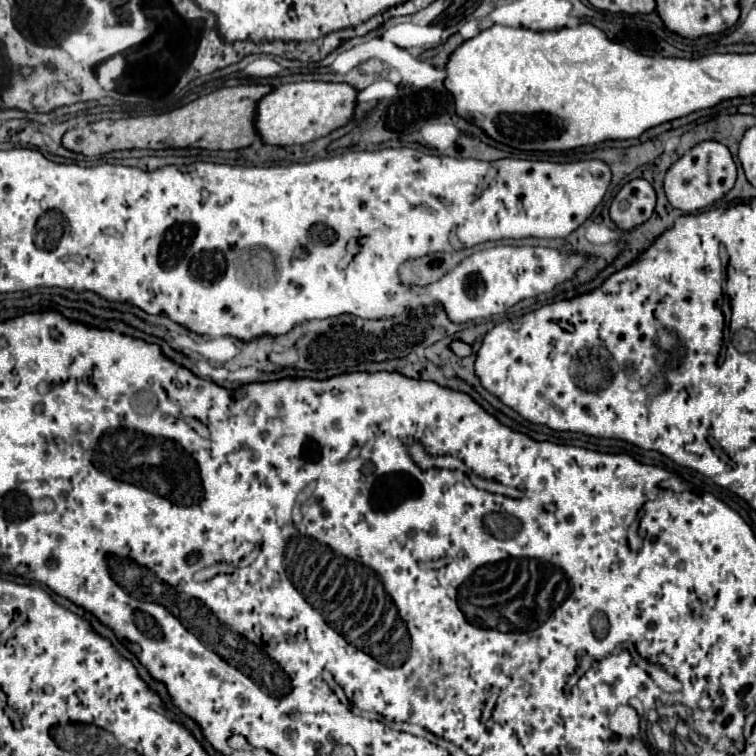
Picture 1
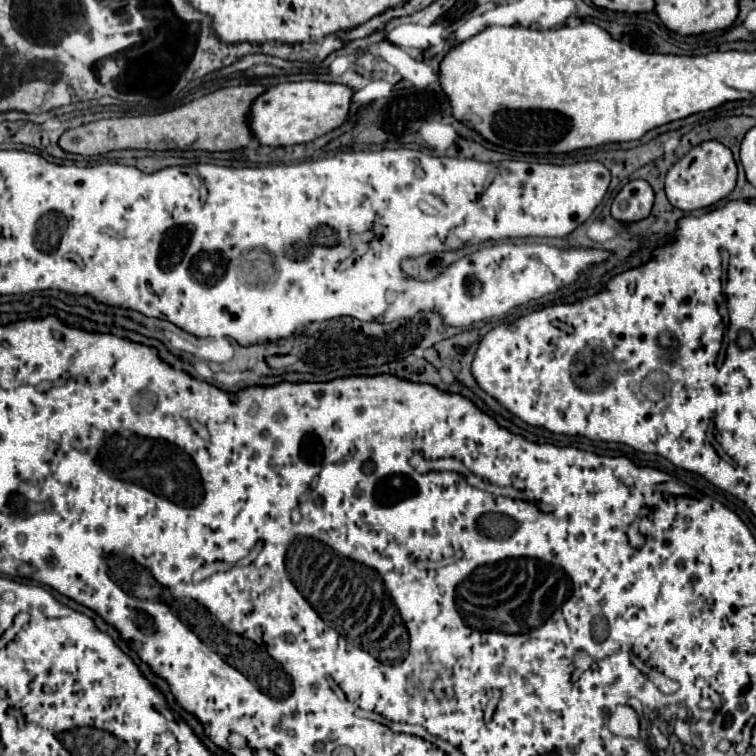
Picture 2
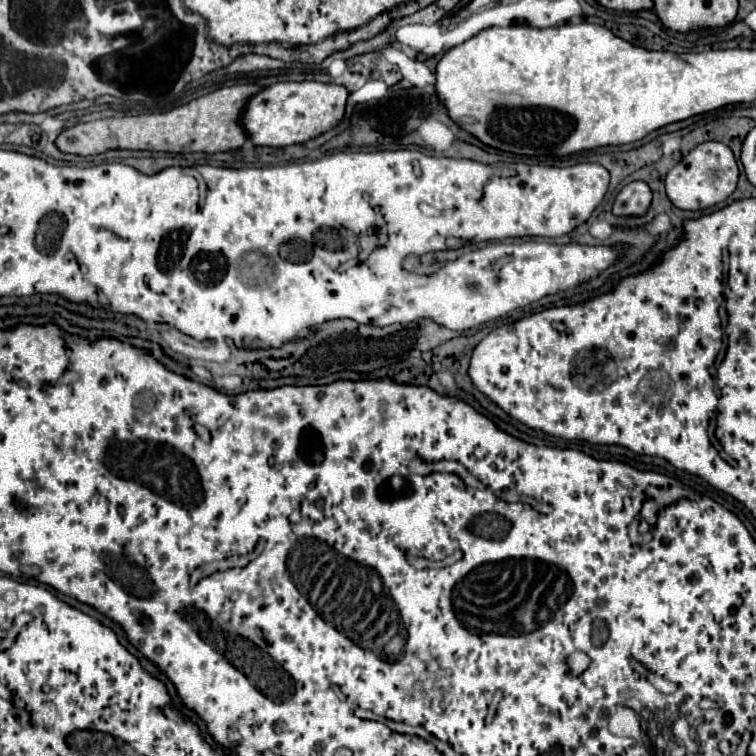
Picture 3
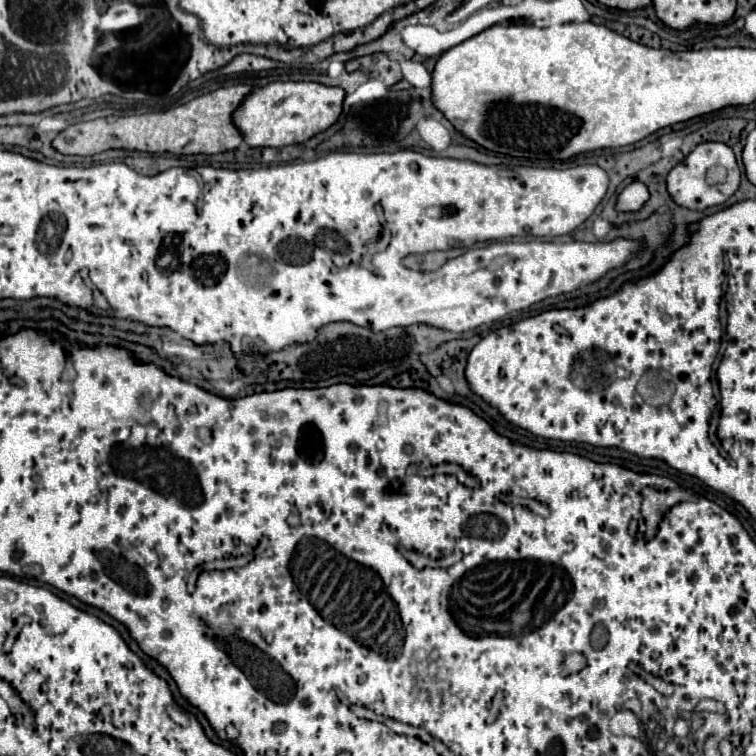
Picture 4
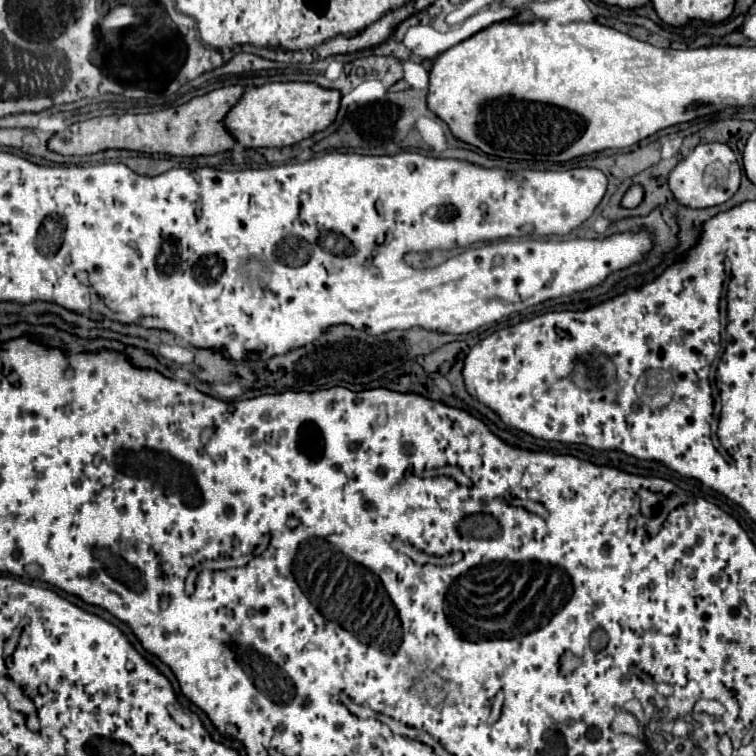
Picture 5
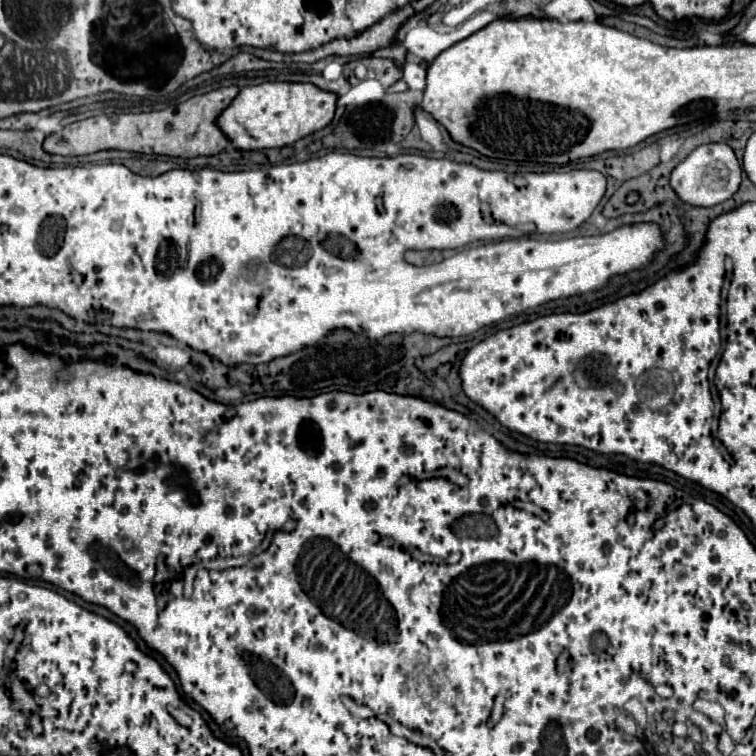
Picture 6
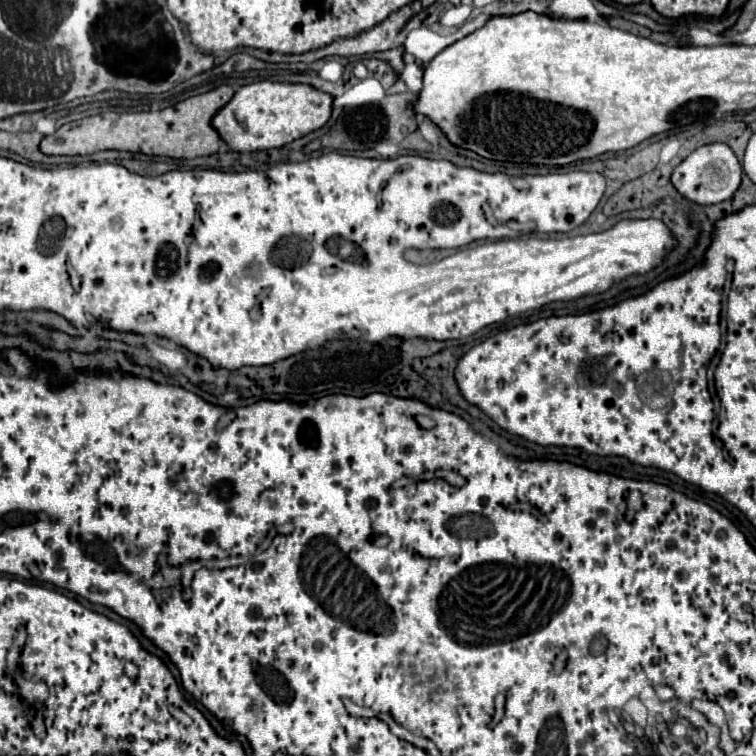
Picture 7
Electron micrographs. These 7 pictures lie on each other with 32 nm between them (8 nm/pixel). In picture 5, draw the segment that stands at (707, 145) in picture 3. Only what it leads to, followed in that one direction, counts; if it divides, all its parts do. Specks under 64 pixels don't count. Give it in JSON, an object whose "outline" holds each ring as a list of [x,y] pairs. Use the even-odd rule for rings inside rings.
{"outline":[[[714,142],[696,146],[694,152],[670,172],[668,184],[680,204],[690,208],[708,208],[732,198],[732,194],[740,186],[740,176],[742,170],[736,160],[736,154],[725,143]]]}

